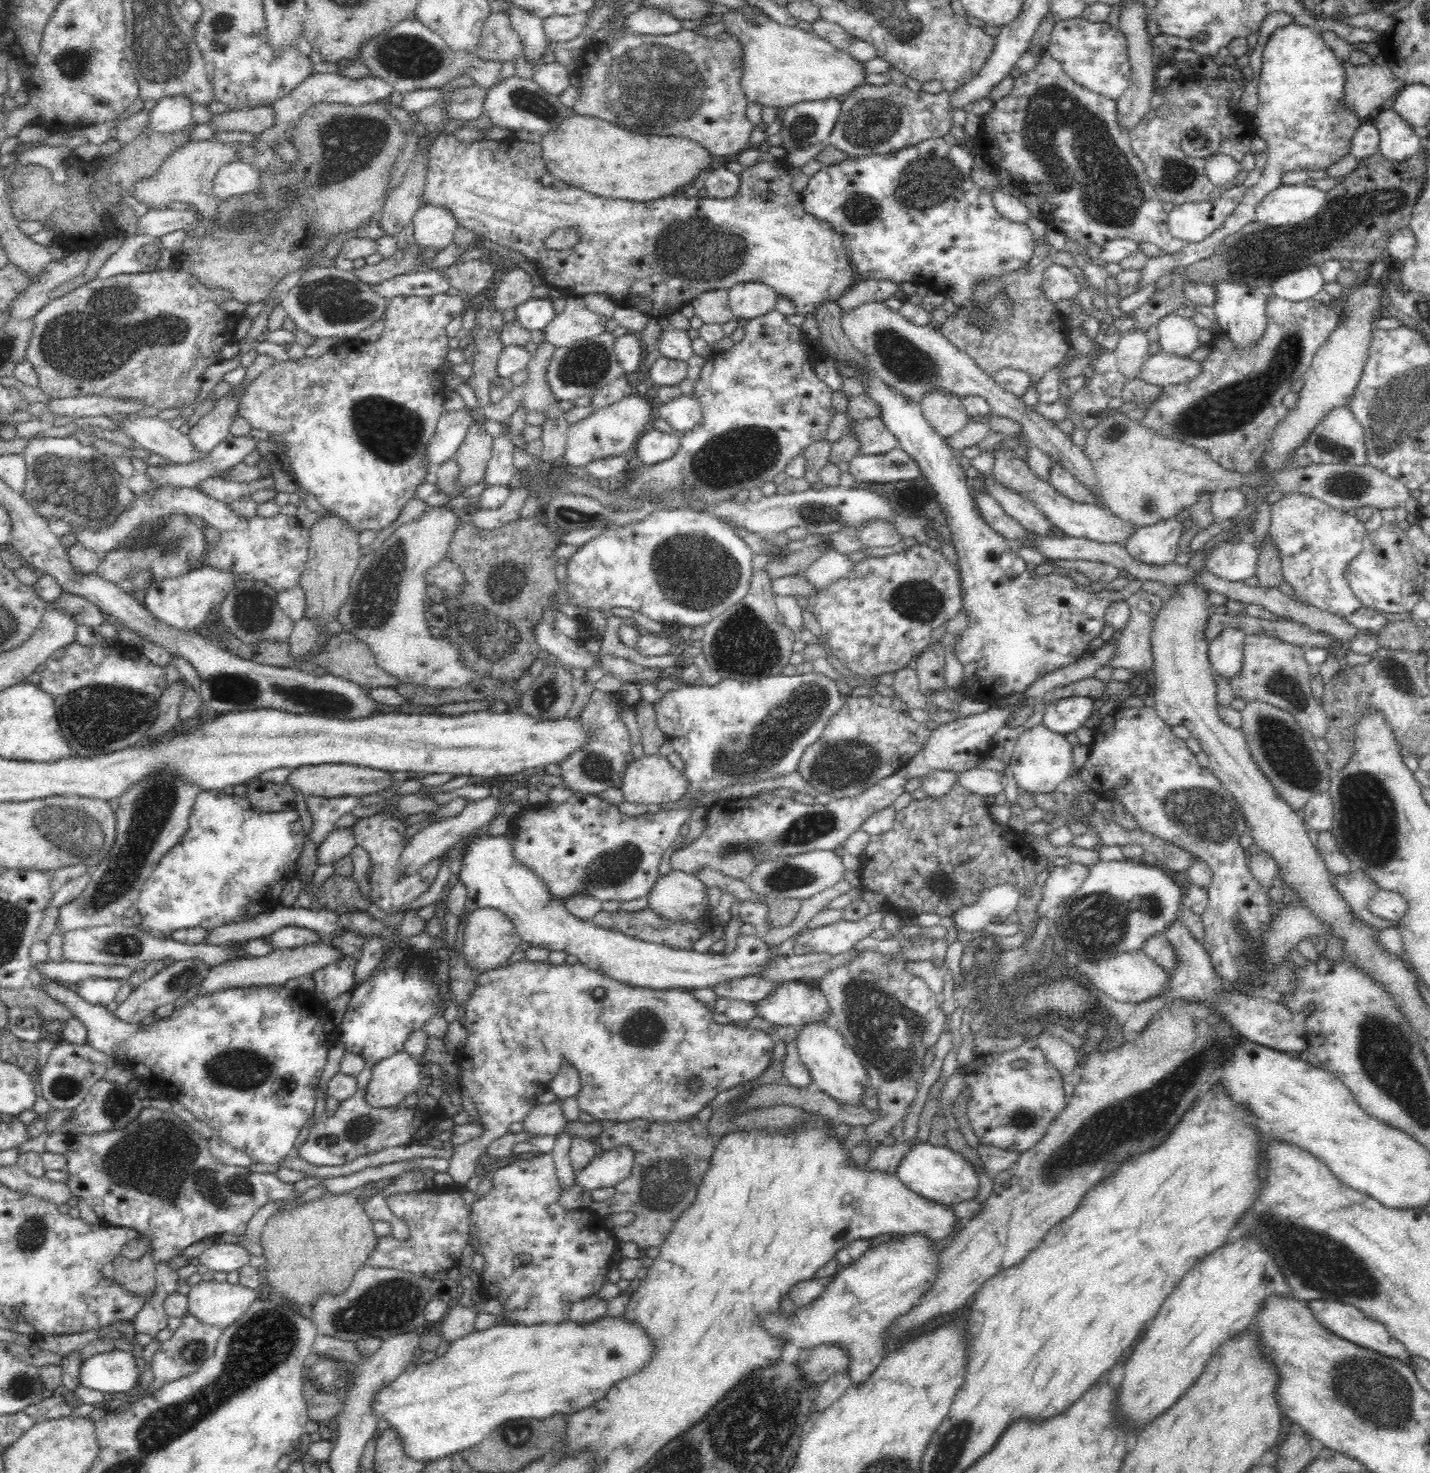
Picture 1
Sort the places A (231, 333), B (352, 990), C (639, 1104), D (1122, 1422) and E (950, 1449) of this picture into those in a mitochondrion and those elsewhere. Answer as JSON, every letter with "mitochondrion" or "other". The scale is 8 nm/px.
{"A":"other","B":"other","C":"other","D":"other","E":"mitochondrion"}

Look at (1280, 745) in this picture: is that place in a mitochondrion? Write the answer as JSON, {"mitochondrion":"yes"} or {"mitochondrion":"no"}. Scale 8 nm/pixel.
{"mitochondrion":"yes"}

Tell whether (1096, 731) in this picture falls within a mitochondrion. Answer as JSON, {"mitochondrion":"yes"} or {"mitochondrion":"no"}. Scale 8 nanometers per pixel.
{"mitochondrion":"no"}

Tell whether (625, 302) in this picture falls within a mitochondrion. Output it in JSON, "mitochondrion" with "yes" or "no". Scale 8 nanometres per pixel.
{"mitochondrion":"no"}

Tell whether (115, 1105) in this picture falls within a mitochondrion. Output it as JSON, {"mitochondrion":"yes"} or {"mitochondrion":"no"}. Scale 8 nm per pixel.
{"mitochondrion":"yes"}

